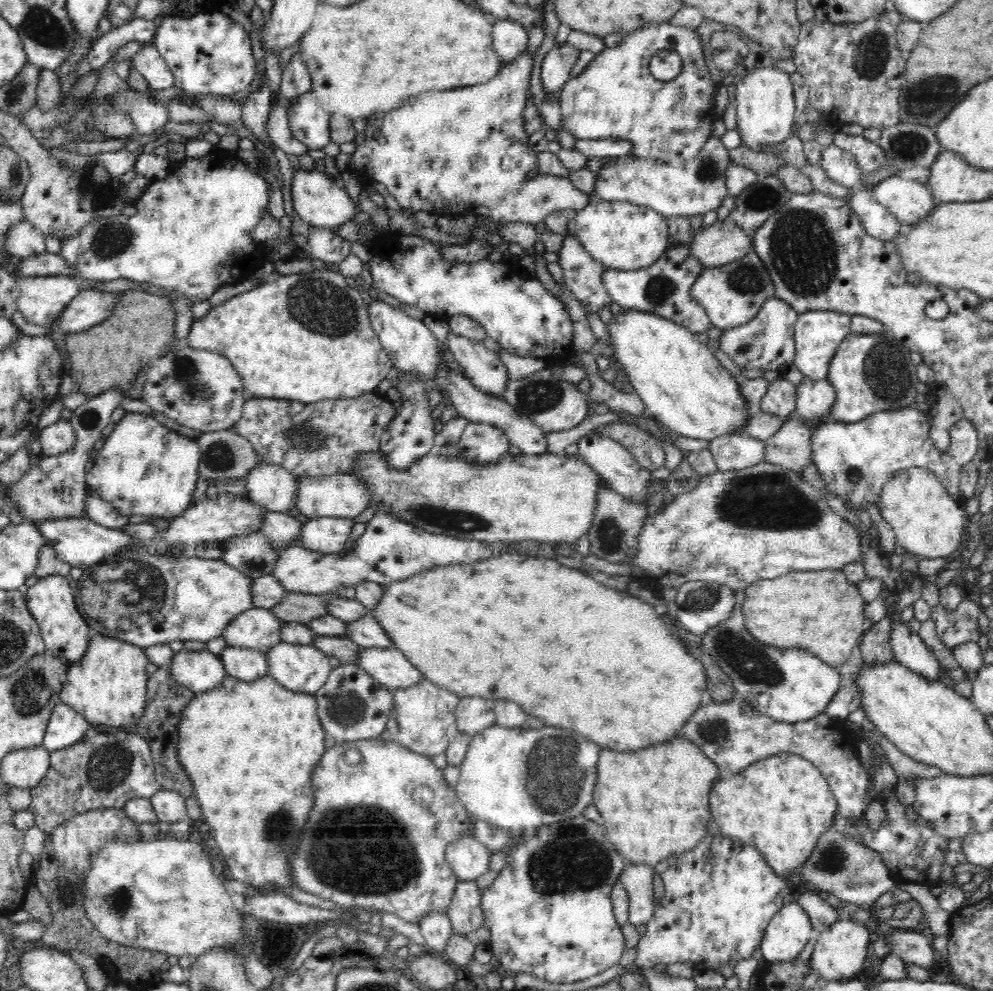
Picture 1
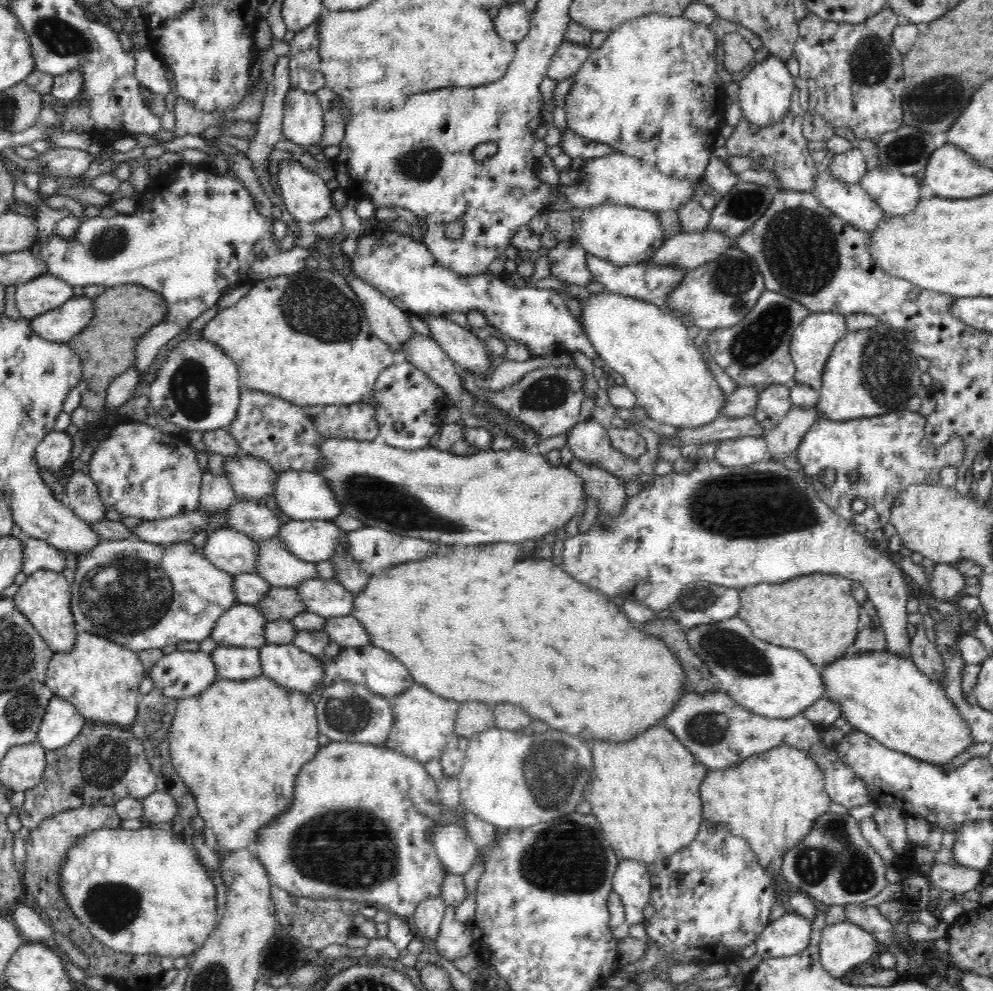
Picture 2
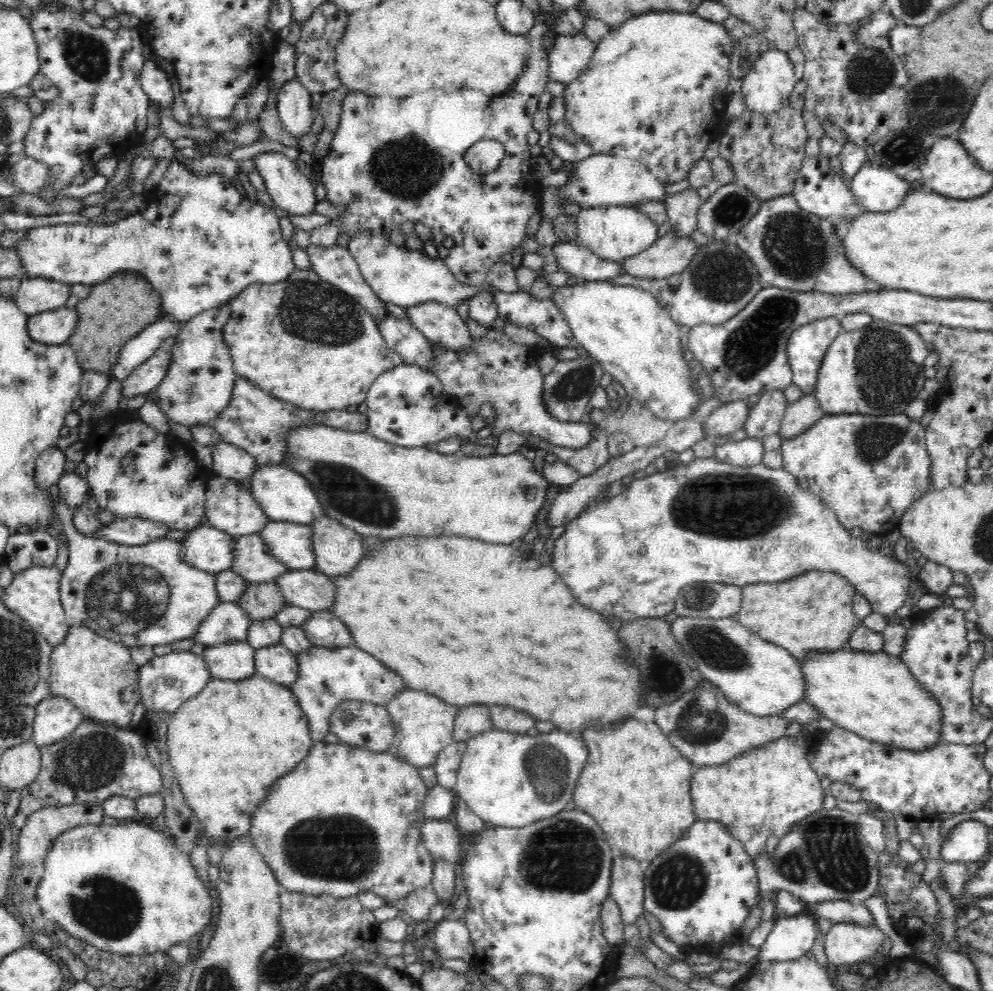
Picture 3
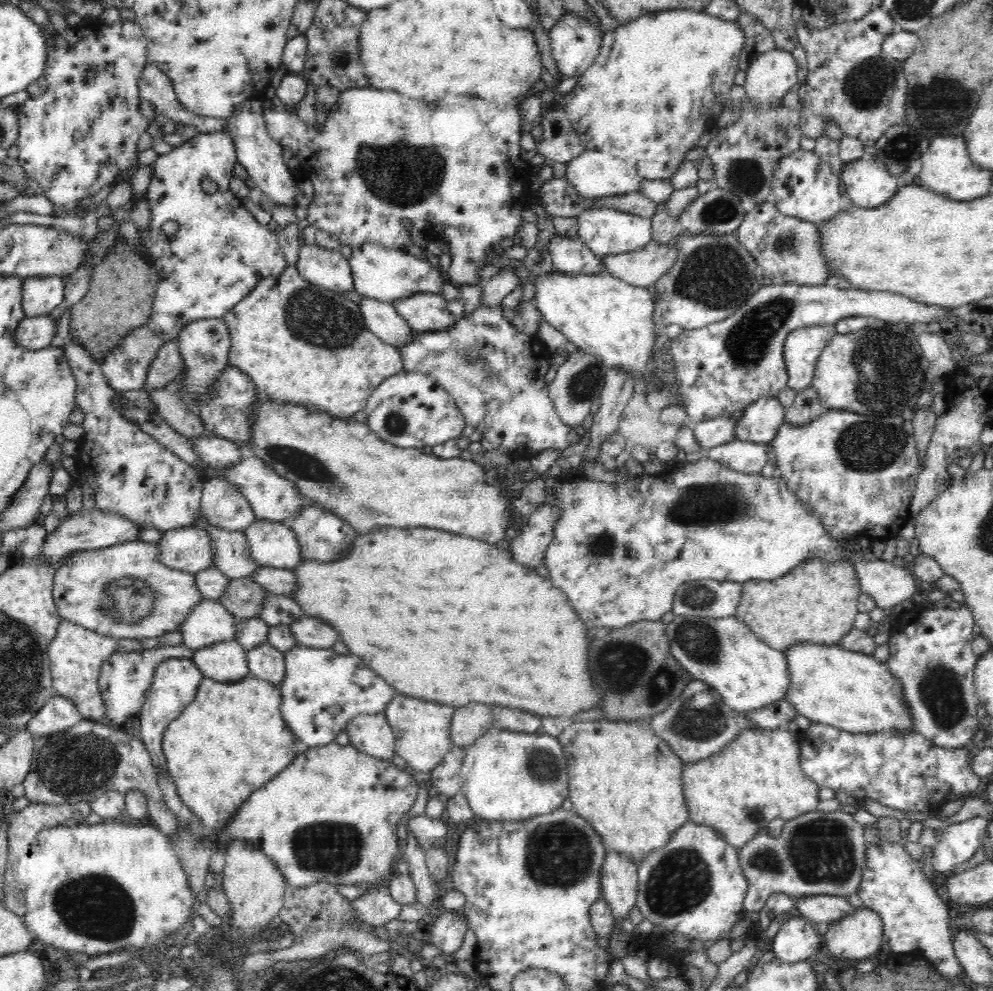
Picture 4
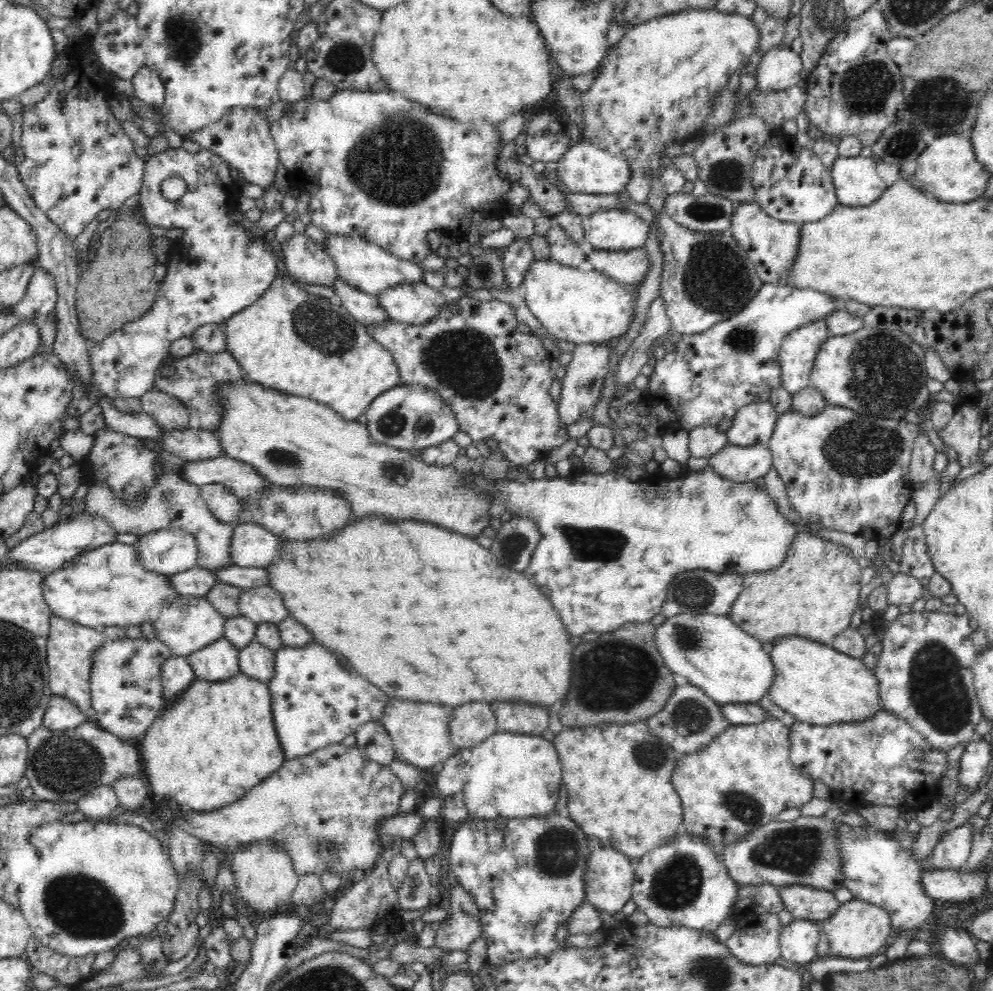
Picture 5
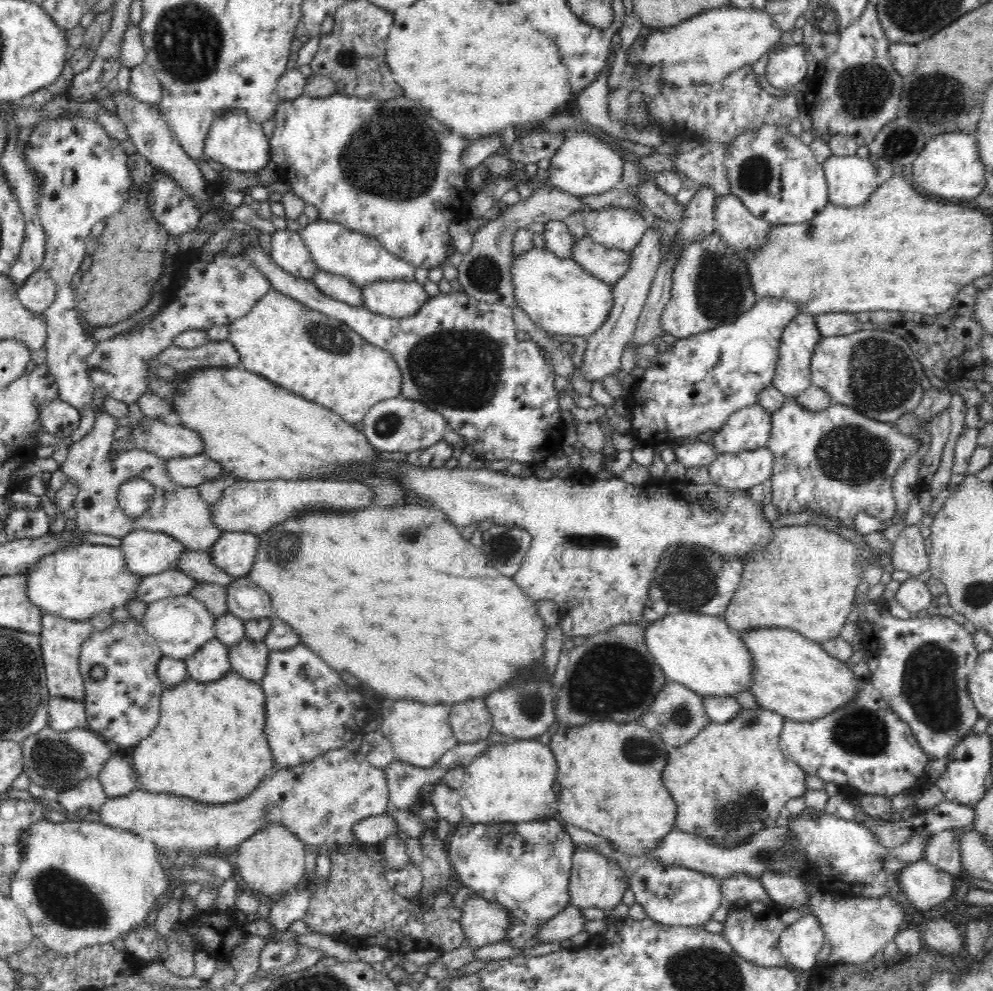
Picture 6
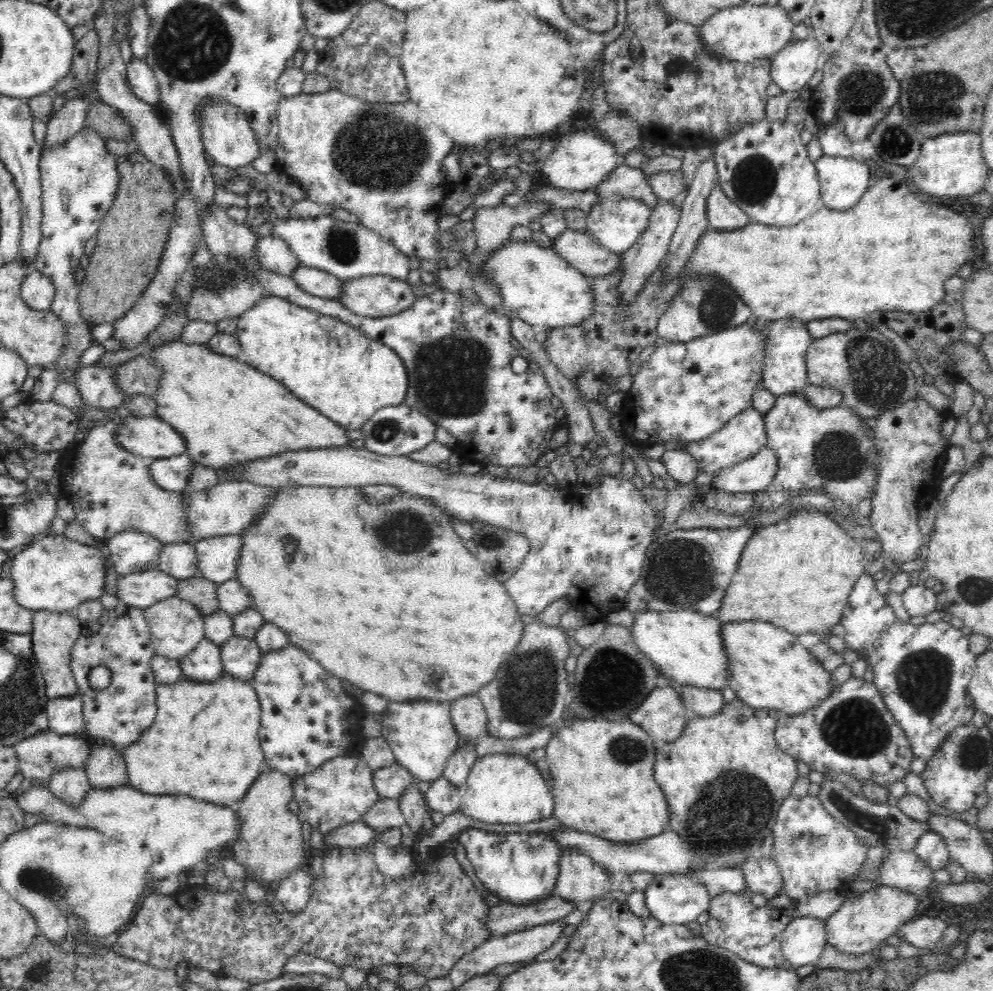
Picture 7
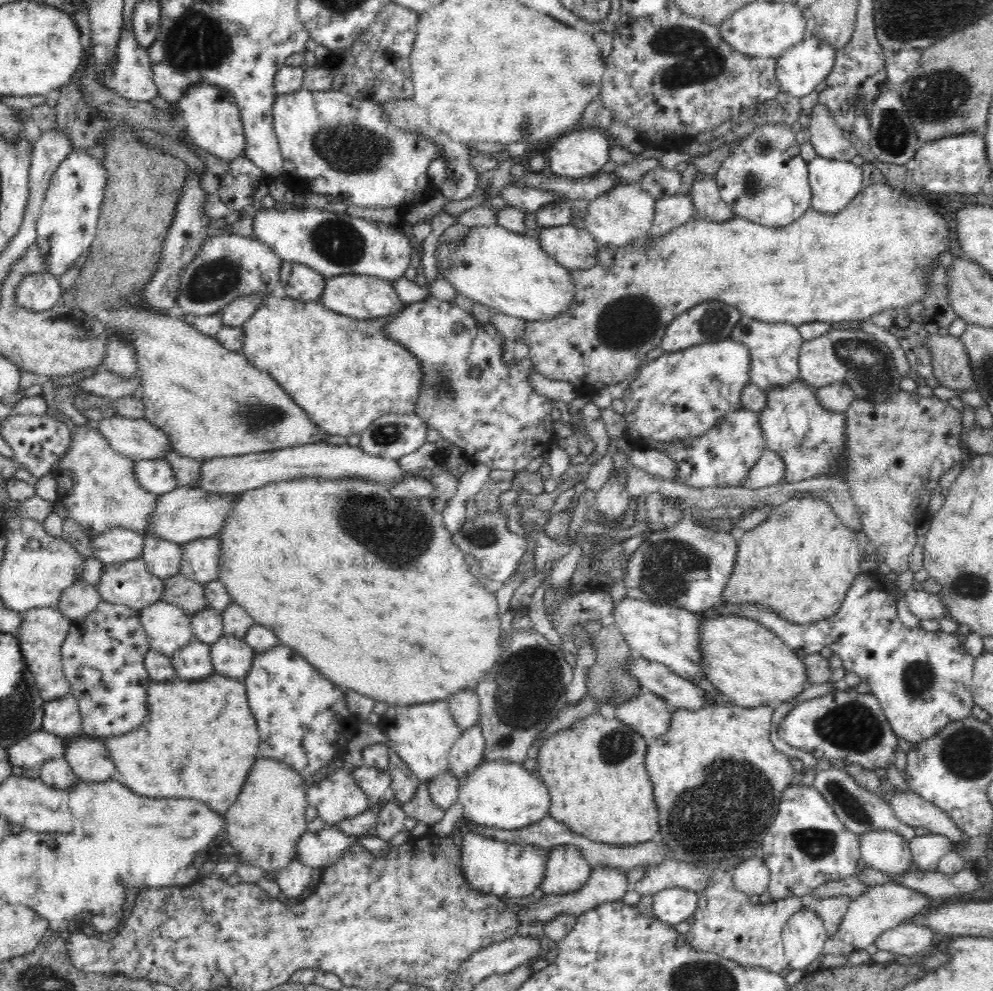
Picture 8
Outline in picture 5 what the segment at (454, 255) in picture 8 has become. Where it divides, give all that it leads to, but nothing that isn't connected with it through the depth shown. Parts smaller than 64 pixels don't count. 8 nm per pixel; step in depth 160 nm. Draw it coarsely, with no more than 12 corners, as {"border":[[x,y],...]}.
{"border":[[529,264],[525,303],[556,338],[614,350],[637,295],[594,270]]}

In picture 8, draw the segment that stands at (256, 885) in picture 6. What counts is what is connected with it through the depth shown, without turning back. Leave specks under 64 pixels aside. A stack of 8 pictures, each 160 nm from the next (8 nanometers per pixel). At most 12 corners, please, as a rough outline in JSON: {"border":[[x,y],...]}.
{"border":[[260,758],[225,814],[239,862],[296,860],[309,781]]}

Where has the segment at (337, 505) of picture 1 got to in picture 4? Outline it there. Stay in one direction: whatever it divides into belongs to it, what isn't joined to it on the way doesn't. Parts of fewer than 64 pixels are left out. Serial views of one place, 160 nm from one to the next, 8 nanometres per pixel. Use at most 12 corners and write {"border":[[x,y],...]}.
{"border":[[255,456],[220,470],[258,520],[298,514],[309,498]]}

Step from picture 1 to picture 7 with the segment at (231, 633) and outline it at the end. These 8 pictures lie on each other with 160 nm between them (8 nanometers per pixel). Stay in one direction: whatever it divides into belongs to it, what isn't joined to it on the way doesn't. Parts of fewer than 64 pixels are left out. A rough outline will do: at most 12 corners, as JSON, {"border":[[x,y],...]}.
{"border":[[177,596],[144,609],[156,655],[179,659],[206,639],[204,615]]}

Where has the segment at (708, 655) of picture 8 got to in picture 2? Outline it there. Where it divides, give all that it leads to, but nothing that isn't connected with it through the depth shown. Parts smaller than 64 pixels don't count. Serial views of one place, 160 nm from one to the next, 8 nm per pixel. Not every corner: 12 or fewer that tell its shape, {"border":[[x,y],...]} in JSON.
{"border":[[888,650],[823,665],[823,698],[891,750],[974,745],[938,681]]}

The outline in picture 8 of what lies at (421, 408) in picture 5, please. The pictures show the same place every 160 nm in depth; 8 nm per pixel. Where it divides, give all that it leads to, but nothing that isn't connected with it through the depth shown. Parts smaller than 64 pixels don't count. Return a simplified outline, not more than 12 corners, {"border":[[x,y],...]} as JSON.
{"border":[[388,413],[361,432],[366,454],[398,460],[426,442],[414,413]]}

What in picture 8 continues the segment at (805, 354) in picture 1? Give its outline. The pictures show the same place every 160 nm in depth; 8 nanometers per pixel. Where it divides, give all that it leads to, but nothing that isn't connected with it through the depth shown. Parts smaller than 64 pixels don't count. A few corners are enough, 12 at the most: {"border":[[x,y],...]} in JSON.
{"border":[[742,316],[730,337],[750,351],[750,383],[799,379],[804,340],[788,322]]}

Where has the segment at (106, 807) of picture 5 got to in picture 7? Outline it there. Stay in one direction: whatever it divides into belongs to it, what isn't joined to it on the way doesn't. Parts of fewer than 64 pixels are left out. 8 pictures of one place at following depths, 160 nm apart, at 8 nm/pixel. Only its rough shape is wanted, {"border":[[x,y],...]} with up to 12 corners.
{"border":[[56,770],[45,785],[79,805],[92,790],[85,770]]}

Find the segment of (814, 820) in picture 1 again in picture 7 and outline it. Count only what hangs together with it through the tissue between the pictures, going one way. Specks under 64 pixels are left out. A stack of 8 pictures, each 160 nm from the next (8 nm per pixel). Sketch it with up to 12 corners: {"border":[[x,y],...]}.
{"border":[[739,699],[656,749],[670,831],[761,857],[797,760]]}

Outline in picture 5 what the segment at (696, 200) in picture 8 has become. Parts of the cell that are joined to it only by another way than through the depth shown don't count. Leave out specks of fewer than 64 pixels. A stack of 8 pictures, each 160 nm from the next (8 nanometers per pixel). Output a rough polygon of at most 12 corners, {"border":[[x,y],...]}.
{"border":[[736,206],[730,233],[763,283],[792,272],[802,226]]}

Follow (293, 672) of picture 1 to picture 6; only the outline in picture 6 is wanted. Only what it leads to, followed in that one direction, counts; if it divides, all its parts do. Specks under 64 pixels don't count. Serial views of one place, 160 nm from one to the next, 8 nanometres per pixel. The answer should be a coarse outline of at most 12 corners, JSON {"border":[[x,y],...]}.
{"border":[[244,637],[229,646],[231,672],[260,682],[270,653]]}

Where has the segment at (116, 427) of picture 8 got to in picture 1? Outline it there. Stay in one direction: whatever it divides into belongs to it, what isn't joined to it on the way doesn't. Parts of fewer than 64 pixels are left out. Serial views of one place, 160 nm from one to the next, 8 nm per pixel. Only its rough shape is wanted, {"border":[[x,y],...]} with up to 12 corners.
{"border":[[262,463],[248,471],[246,498],[291,512],[297,476]]}

